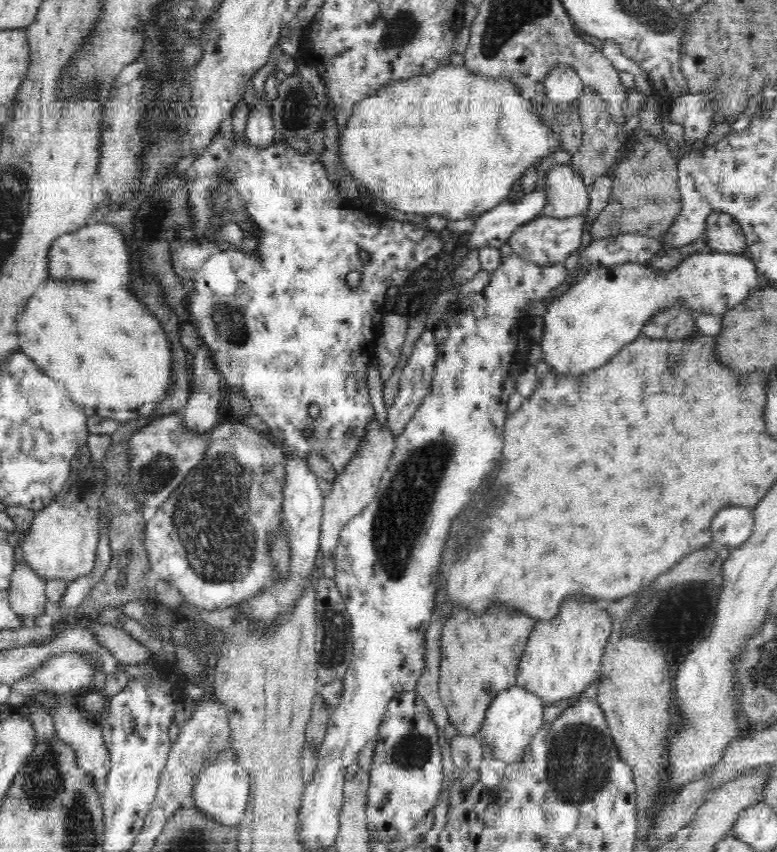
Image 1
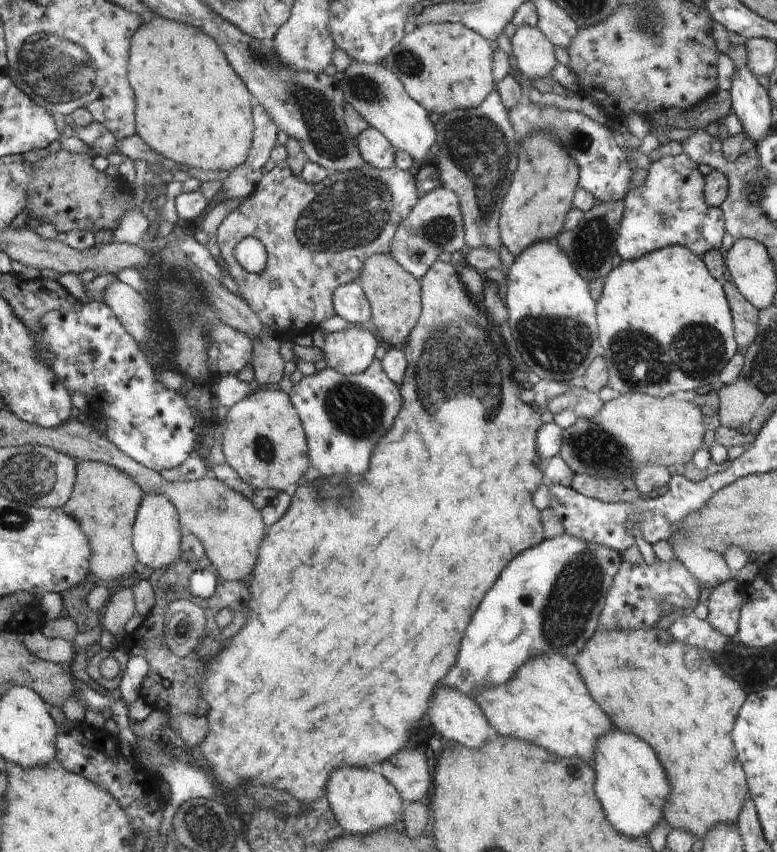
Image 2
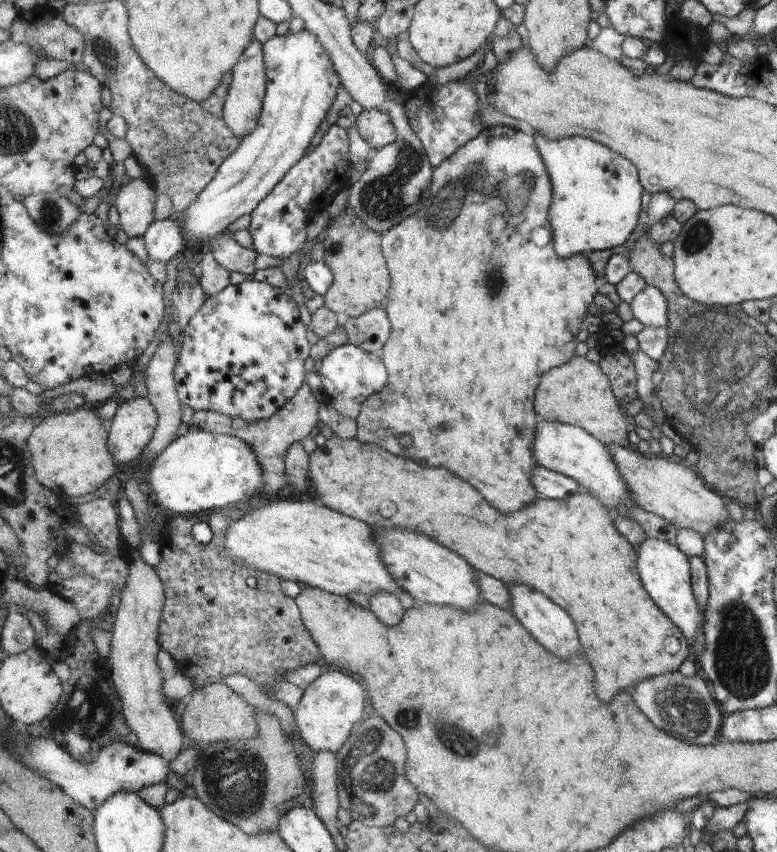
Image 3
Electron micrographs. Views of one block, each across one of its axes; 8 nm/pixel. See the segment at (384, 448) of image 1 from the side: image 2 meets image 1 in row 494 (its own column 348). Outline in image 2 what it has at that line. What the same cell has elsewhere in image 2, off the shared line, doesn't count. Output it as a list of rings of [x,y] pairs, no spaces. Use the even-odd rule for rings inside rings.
[[[360,324],[327,333],[326,344],[321,350],[328,367],[344,376],[352,376],[364,372],[372,364],[376,349],[381,344],[378,337]]]

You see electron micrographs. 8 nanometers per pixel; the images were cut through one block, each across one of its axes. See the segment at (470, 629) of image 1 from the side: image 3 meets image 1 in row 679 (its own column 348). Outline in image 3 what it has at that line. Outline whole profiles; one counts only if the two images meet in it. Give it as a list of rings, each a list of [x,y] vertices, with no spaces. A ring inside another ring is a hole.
[[[336,434],[330,440],[326,440],[324,446],[317,447],[312,454],[309,454],[309,480],[310,489],[312,491],[312,499],[318,502],[324,507],[333,509],[336,512],[340,512],[346,516],[354,517],[355,519],[365,521],[371,527],[382,526],[382,528],[408,528],[413,529],[414,532],[425,533],[426,536],[432,537],[438,542],[438,544],[445,545],[446,548],[452,552],[458,553],[461,557],[465,557],[467,561],[476,569],[477,572],[484,572],[494,576],[498,580],[501,580],[506,584],[530,584],[530,588],[538,588],[538,592],[546,592],[546,596],[550,596],[550,600],[554,600],[556,604],[562,604],[562,608],[566,608],[566,612],[570,612],[570,616],[574,616],[574,620],[578,620],[578,636],[582,636],[582,648],[584,648],[584,654],[586,654],[586,660],[590,660],[590,664],[594,664],[594,672],[598,672],[598,696],[602,696],[602,700],[610,702],[618,692],[630,688],[630,686],[636,686],[638,682],[646,680],[646,678],[656,678],[664,672],[672,672],[678,669],[678,666],[688,658],[689,644],[686,642],[686,638],[682,636],[681,628],[673,623],[665,615],[665,612],[661,607],[656,604],[654,606],[654,600],[650,600],[650,596],[646,594],[648,590],[644,588],[644,582],[640,582],[638,578],[638,570],[636,570],[636,564],[638,560],[638,554],[636,547],[631,545],[629,541],[617,531],[616,525],[613,523],[613,513],[603,505],[593,493],[581,490],[565,499],[547,499],[538,496],[534,499],[532,506],[525,506],[520,511],[513,513],[496,512],[492,506],[488,506],[488,502],[466,482],[462,482],[459,478],[452,476],[450,472],[444,470],[444,468],[428,468],[428,466],[420,466],[416,464],[414,460],[407,459],[406,457],[397,457],[393,453],[388,452],[384,448],[380,448],[378,445],[370,443],[362,443],[357,438],[354,439],[342,439],[337,437]],[[386,504],[394,504],[396,506],[396,513],[392,514],[390,518],[382,517],[380,508],[386,506]],[[668,636],[676,636],[678,638],[678,652],[671,654],[664,650],[664,640]]]

